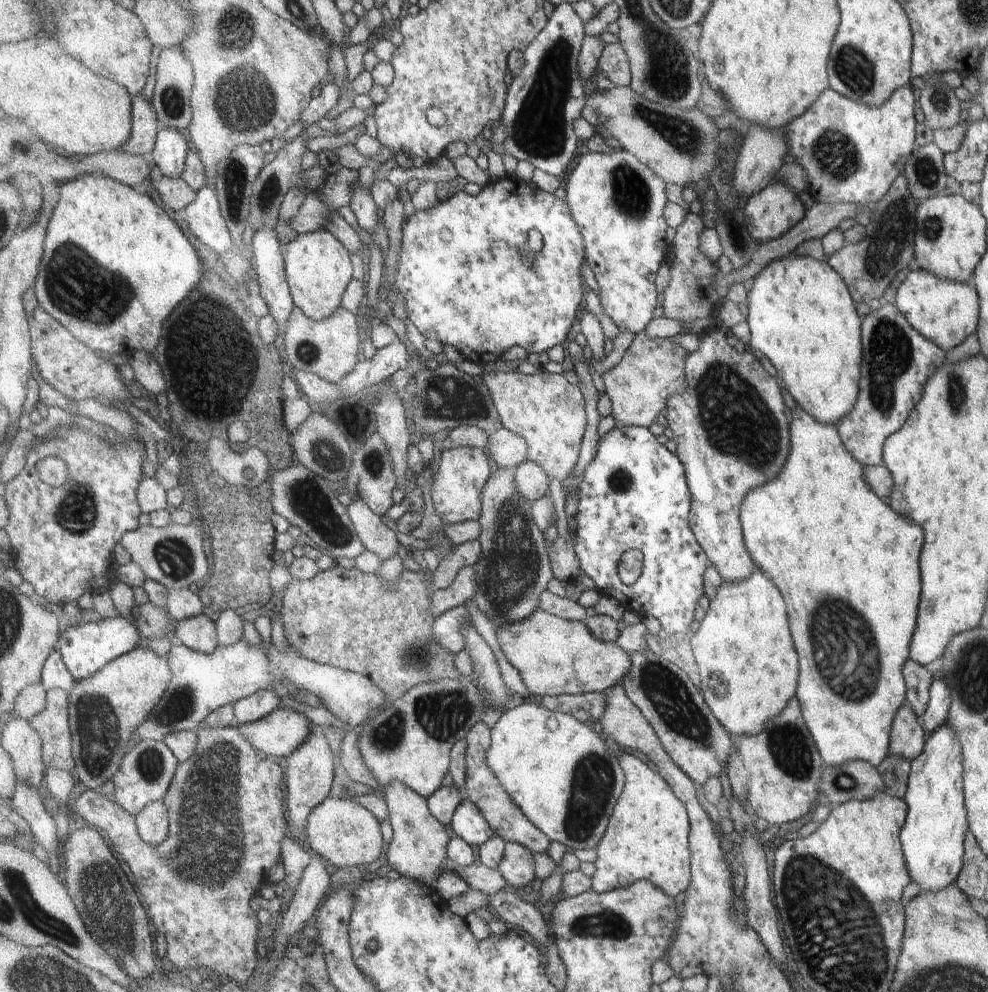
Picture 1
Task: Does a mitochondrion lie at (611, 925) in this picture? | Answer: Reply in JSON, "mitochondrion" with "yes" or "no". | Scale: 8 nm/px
{"mitochondrion":"yes"}

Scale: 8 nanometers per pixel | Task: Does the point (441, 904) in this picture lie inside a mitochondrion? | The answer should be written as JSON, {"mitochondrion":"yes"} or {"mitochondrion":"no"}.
{"mitochondrion":"no"}

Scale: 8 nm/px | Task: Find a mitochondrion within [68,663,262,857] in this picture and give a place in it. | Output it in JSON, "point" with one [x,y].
{"point":[97,725]}

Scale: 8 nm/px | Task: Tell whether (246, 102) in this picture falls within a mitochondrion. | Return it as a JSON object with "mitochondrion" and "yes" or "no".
{"mitochondrion":"yes"}

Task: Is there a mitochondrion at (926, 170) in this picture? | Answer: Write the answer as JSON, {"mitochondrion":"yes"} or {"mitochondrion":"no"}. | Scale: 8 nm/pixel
{"mitochondrion":"yes"}

